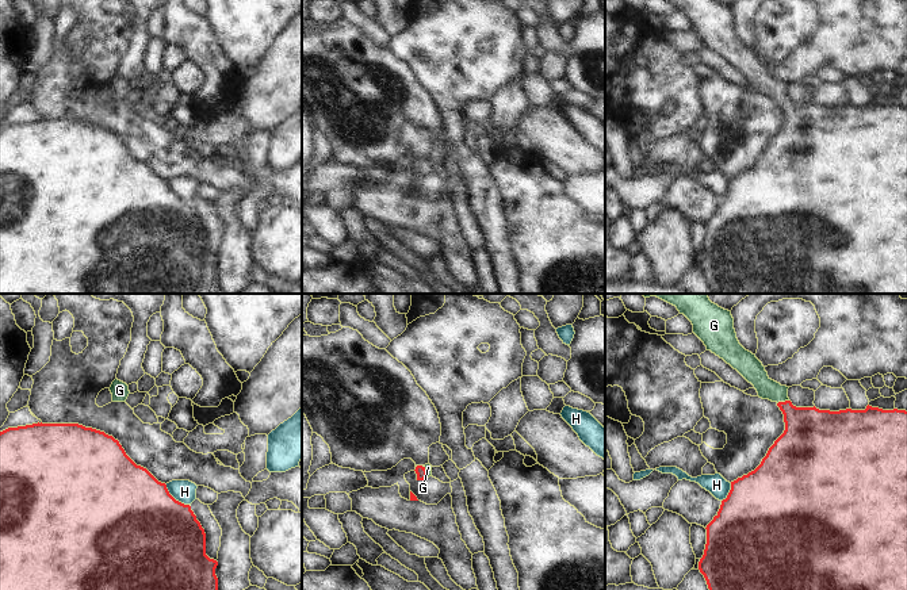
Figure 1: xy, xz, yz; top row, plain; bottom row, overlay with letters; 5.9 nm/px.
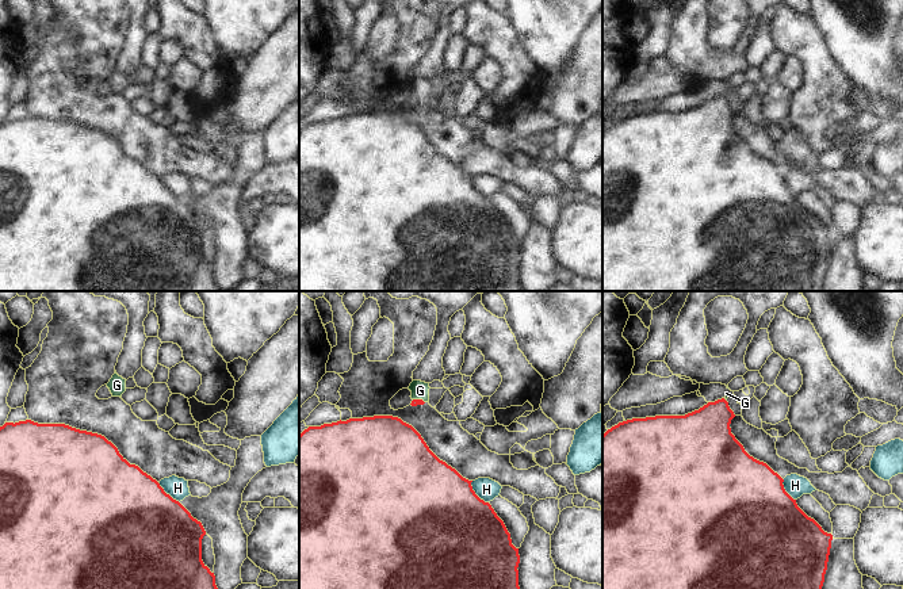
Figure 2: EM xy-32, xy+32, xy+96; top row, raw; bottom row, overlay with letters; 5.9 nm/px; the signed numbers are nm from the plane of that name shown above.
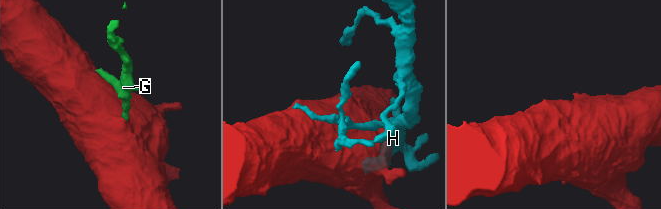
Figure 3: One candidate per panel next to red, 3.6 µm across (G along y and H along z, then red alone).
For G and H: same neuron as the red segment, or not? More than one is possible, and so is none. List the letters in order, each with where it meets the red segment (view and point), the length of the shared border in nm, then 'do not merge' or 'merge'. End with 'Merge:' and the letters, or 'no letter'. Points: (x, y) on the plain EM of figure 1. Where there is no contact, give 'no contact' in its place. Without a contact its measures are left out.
G: yz (783, 99) | 80 nm | merge
H: xy (173, 195) | 190 nm | do not merge
Merge: G

